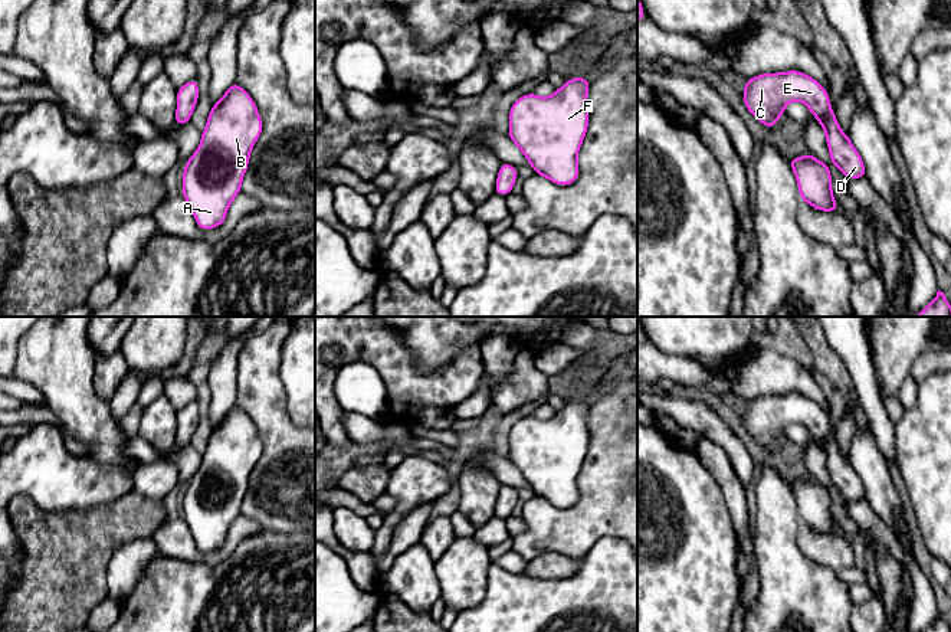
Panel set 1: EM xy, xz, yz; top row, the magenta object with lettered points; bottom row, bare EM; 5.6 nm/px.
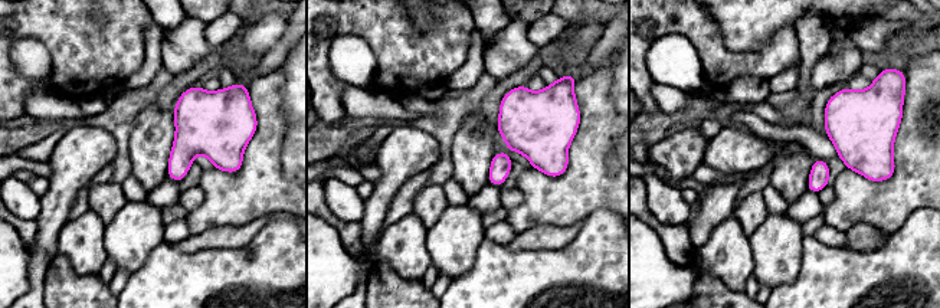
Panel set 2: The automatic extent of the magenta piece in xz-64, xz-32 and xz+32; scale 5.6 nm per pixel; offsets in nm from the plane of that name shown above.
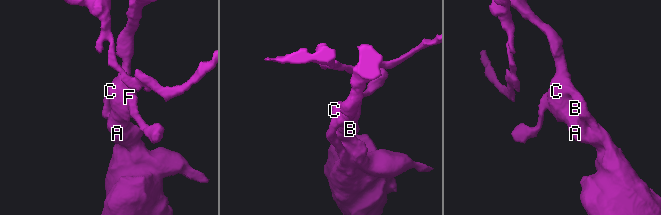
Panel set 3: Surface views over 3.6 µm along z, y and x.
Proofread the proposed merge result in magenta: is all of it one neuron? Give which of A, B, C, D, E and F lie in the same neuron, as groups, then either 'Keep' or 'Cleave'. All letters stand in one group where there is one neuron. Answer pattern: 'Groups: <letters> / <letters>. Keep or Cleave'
Groups: A B C D E F. Keep

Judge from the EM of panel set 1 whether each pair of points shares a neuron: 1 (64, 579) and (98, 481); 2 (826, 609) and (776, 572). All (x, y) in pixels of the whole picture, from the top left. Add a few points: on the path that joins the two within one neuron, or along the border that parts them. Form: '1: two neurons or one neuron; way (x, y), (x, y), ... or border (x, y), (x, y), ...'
1: two neurons; border (121, 495), (108, 503), (56, 513)
2: one neuron; way (813, 609), (789, 585)

